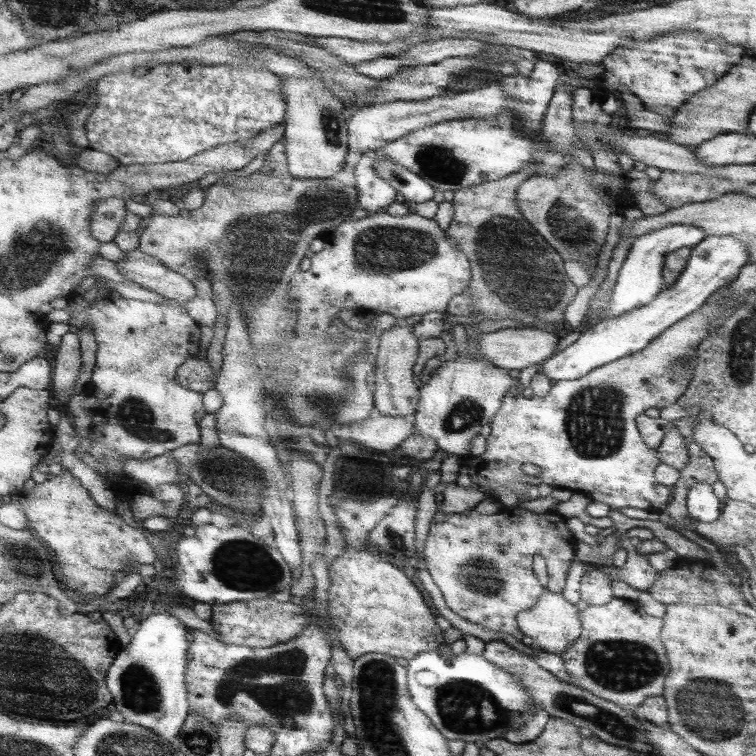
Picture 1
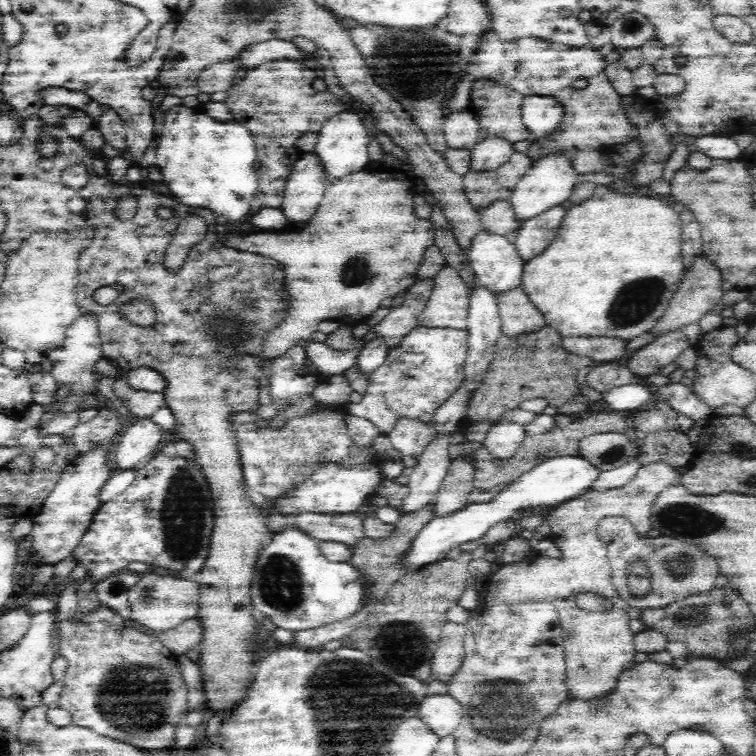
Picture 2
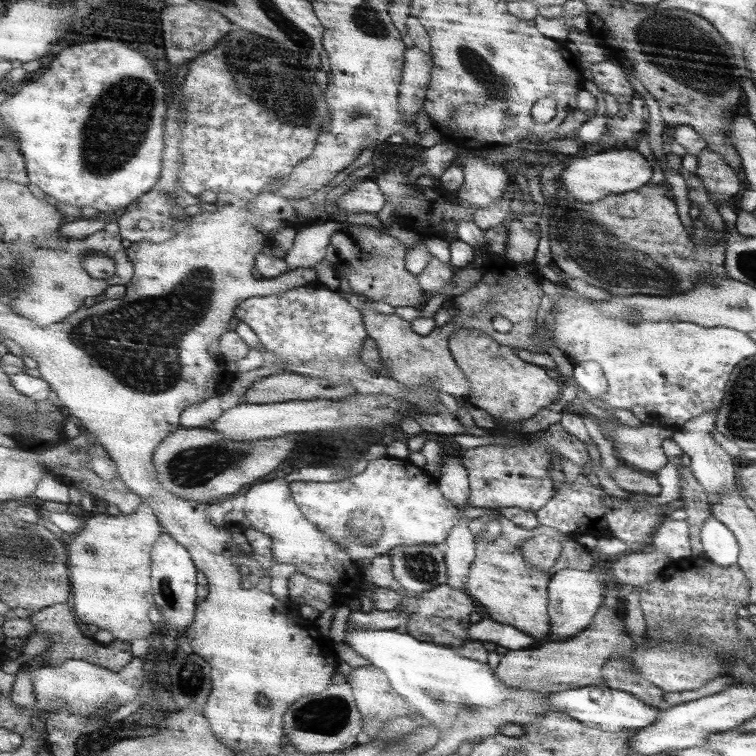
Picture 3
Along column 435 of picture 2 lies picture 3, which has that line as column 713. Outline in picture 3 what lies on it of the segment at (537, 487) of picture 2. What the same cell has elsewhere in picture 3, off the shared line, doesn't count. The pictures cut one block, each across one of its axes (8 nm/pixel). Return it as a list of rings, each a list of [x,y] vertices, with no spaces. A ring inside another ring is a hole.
[[[707,518],[707,522],[703,522],[701,526],[701,548],[703,558],[715,566],[727,568],[737,564],[739,544],[733,532],[715,518]]]

